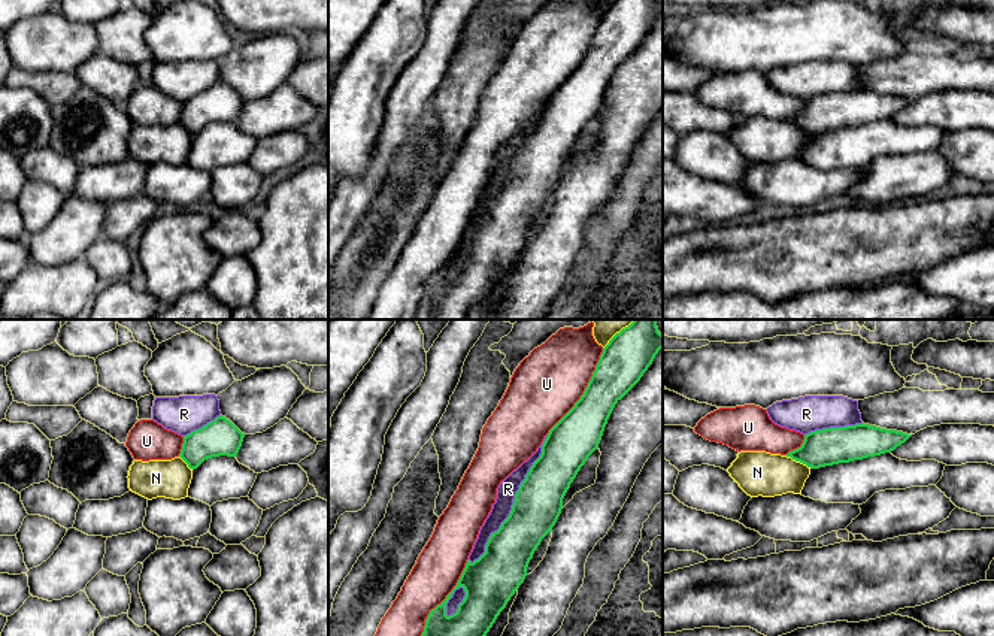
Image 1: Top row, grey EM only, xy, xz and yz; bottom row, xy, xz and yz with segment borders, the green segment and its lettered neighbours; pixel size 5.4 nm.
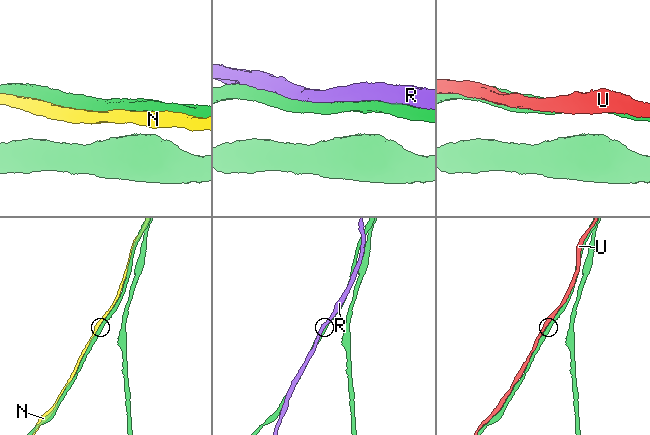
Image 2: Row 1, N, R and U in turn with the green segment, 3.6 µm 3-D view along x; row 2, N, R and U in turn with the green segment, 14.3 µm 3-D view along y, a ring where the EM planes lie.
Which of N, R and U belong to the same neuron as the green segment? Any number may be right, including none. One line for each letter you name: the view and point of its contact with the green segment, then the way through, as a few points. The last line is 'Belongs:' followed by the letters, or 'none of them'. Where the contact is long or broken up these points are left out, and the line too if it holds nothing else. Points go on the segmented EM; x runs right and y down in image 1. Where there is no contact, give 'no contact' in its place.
Belongs: none of them

